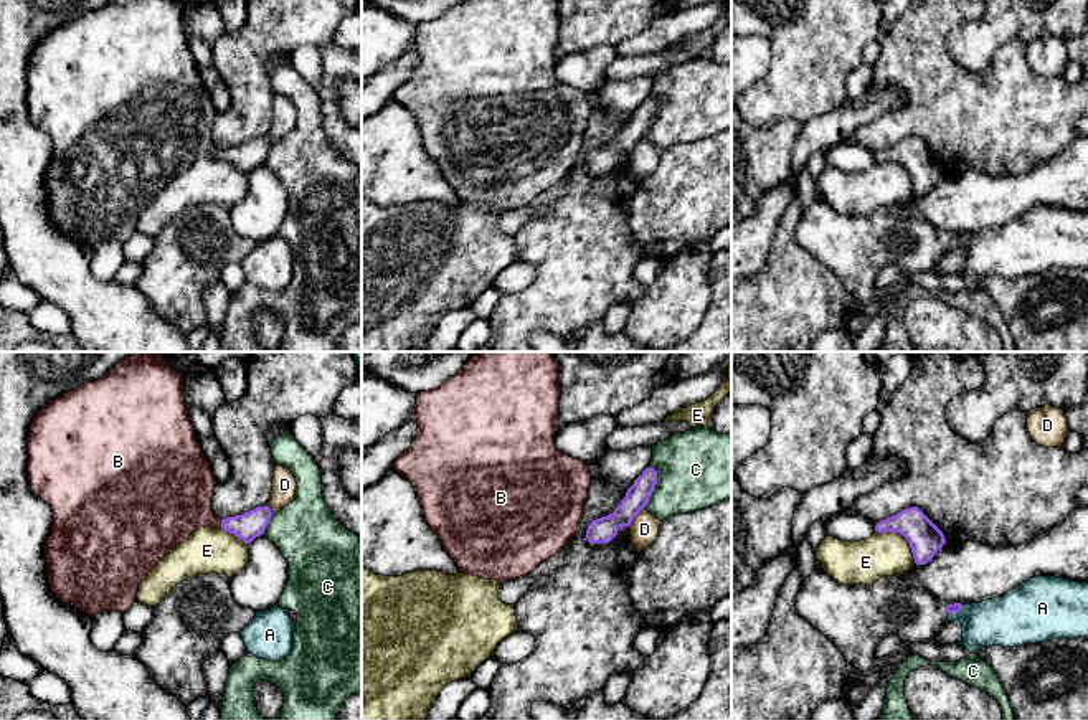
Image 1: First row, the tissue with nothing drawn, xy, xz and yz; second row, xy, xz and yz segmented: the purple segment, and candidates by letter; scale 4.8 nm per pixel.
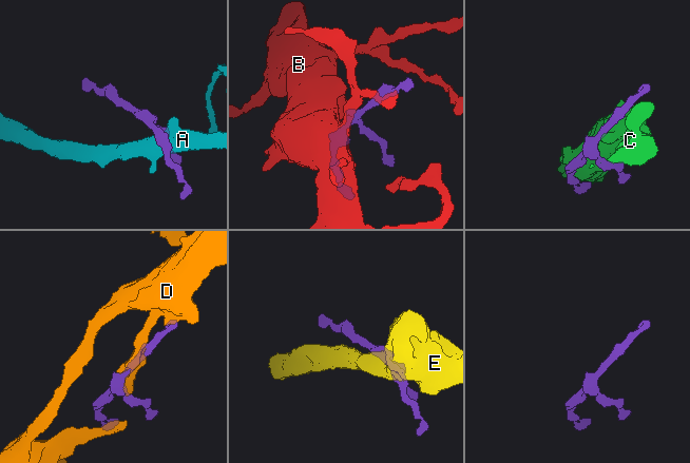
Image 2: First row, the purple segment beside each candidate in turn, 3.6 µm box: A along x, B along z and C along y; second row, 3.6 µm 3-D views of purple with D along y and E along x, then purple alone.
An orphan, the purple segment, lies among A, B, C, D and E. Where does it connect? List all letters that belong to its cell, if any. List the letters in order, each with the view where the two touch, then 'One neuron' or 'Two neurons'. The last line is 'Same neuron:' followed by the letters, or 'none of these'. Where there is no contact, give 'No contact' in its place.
A: Touches purple in yz. Two neurons
B: Touches purple in xy. One neuron
C: Touches purple in xz. Two neurons
D: Touches purple in xz. Two neurons
E: Touches purple in yz. Two neurons
Same neuron: B

